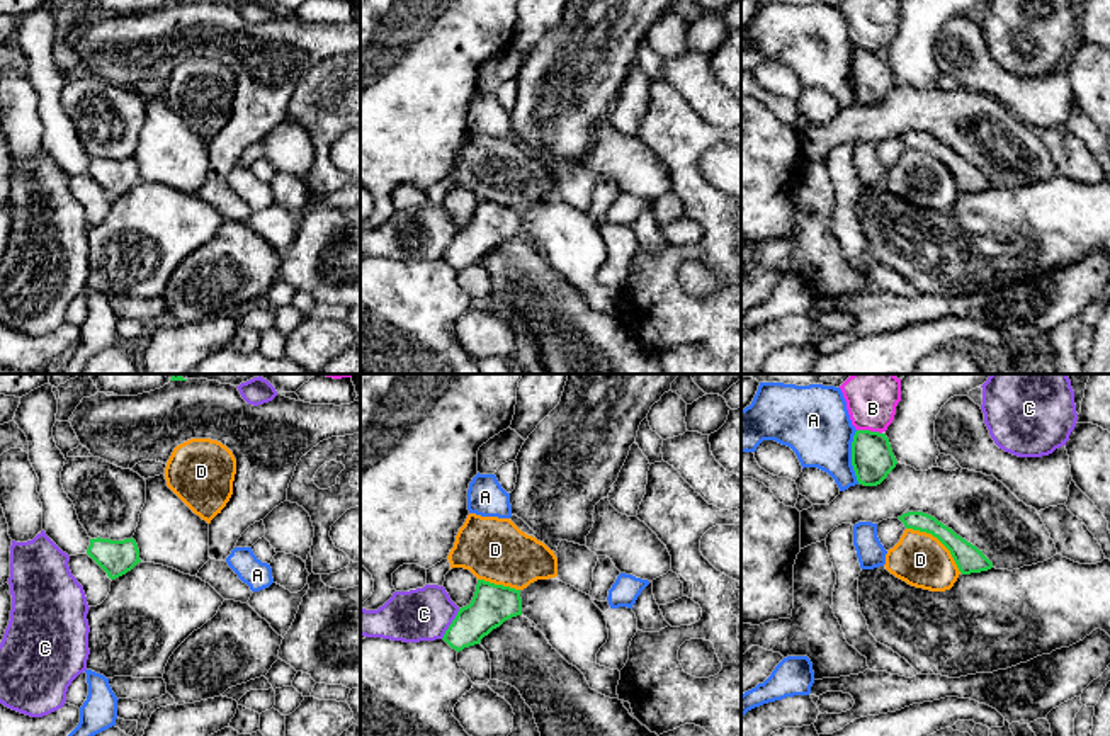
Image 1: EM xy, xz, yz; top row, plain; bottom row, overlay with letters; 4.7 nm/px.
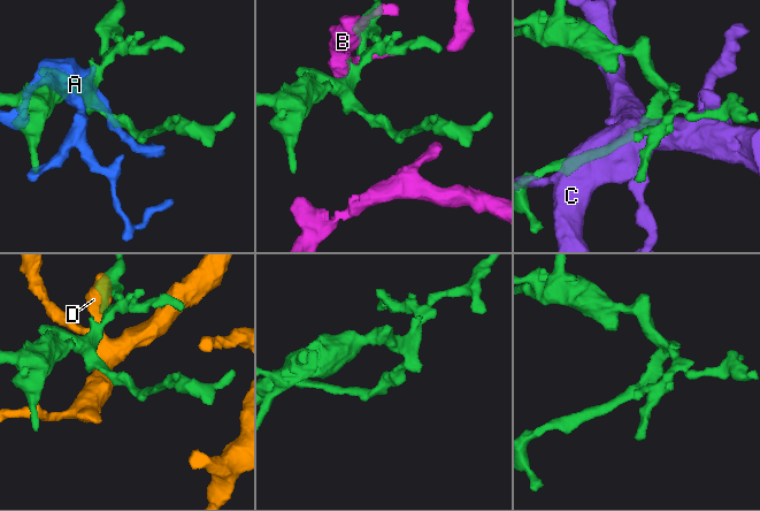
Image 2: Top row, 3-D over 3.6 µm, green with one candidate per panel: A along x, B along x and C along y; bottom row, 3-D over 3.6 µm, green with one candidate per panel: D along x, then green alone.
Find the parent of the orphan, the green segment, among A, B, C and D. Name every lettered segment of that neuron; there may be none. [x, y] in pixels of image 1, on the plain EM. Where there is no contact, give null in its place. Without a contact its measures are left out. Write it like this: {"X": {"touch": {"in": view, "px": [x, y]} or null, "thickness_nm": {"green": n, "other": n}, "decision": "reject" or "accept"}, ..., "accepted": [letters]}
{"A": {"touch": {"in": "yz", "px": [852, 77]}, "thickness_nm": {"green": 200, "other": 320}, "decision": "reject"}, "B": {"touch": {"in": "yz", "px": [869, 50]}, "thickness_nm": {"green": 200, "other": 220}, "decision": "reject"}, "C": {"touch": {"in": "xz", "px": [451, 243]}, "thickness_nm": {"green": 190, "other": 260}, "decision": "reject"}, "D": {"touch": {"in": "yz", "px": [939, 158]}, "thickness_nm": {"green": 130, "other": 260}, "decision": "reject"}, "accepted": []}

